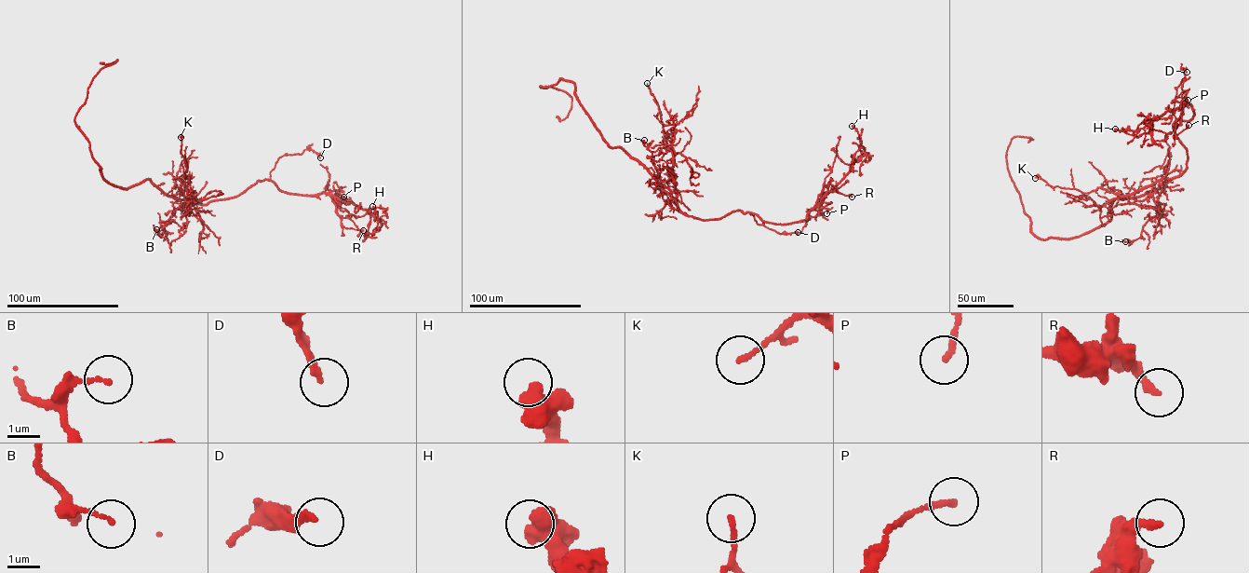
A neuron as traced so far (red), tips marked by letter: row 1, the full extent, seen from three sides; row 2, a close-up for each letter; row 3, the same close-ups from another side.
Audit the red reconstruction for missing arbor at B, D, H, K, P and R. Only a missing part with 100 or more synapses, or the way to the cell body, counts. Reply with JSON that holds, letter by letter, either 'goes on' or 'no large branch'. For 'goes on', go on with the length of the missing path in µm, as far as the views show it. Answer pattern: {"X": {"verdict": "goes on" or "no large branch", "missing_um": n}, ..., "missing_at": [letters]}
{"B": {"verdict": "no large branch"}, "D": {"verdict": "no large branch"}, "H": {"verdict": "no large branch"}, "K": {"verdict": "no large branch"}, "P": {"verdict": "no large branch"}, "R": {"verdict": "no large branch"}, "missing_at": []}

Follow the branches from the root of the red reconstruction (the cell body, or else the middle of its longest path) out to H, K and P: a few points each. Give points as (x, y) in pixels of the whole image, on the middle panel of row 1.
H: (656, 180), (681, 211), (701, 219), (720, 219), (739, 210), (772, 223), (799, 222), (866, 153), (852, 126)
K: (656, 180), (664, 190), (677, 196), (672, 152), (666, 144), (659, 106), (647, 83)
P: (656, 180), (681, 211), (701, 219), (720, 219), (739, 210), (767, 222), (791, 224), (821, 207), (826, 213)

